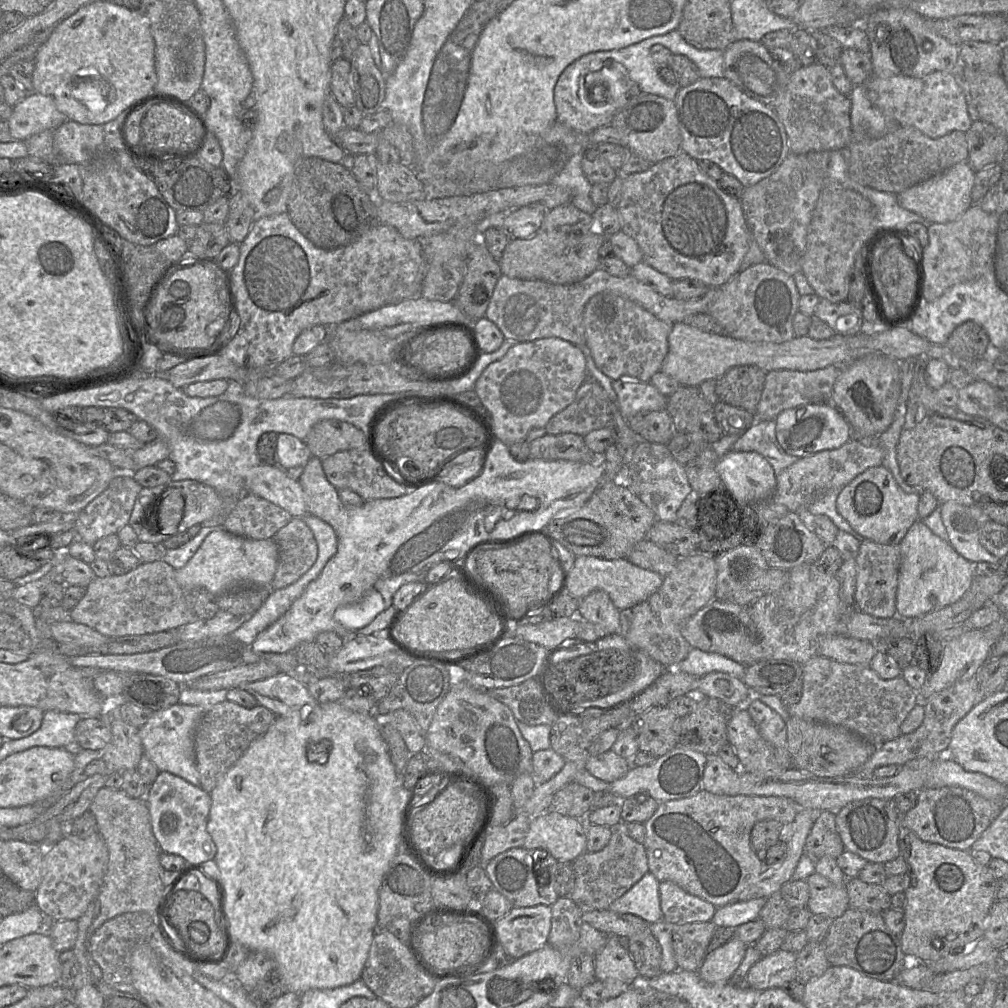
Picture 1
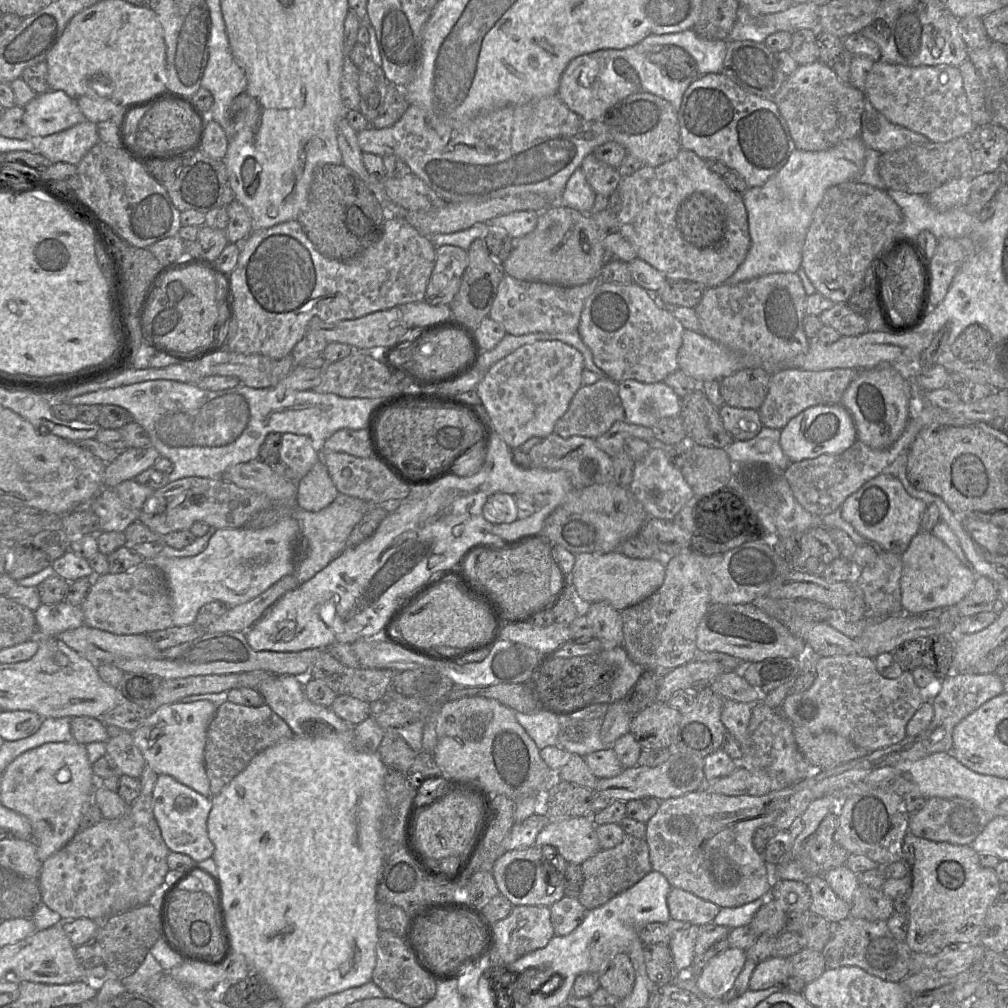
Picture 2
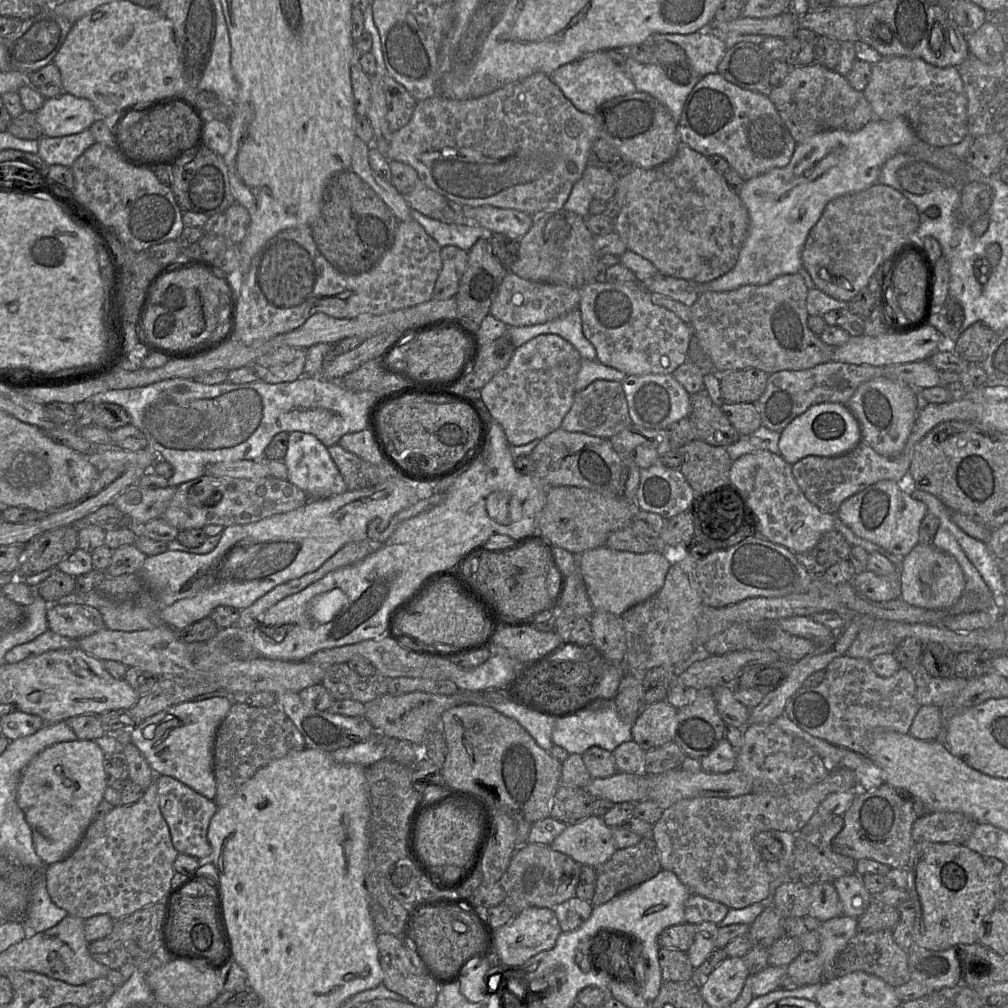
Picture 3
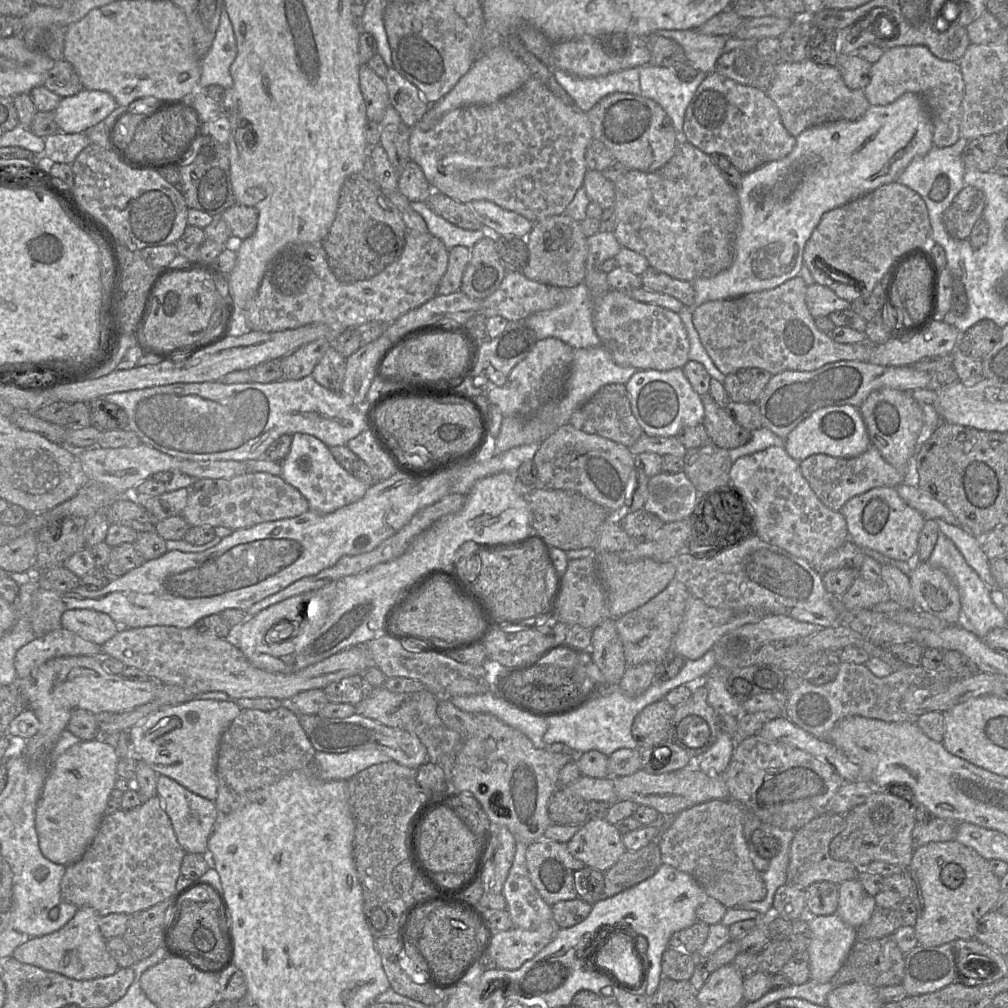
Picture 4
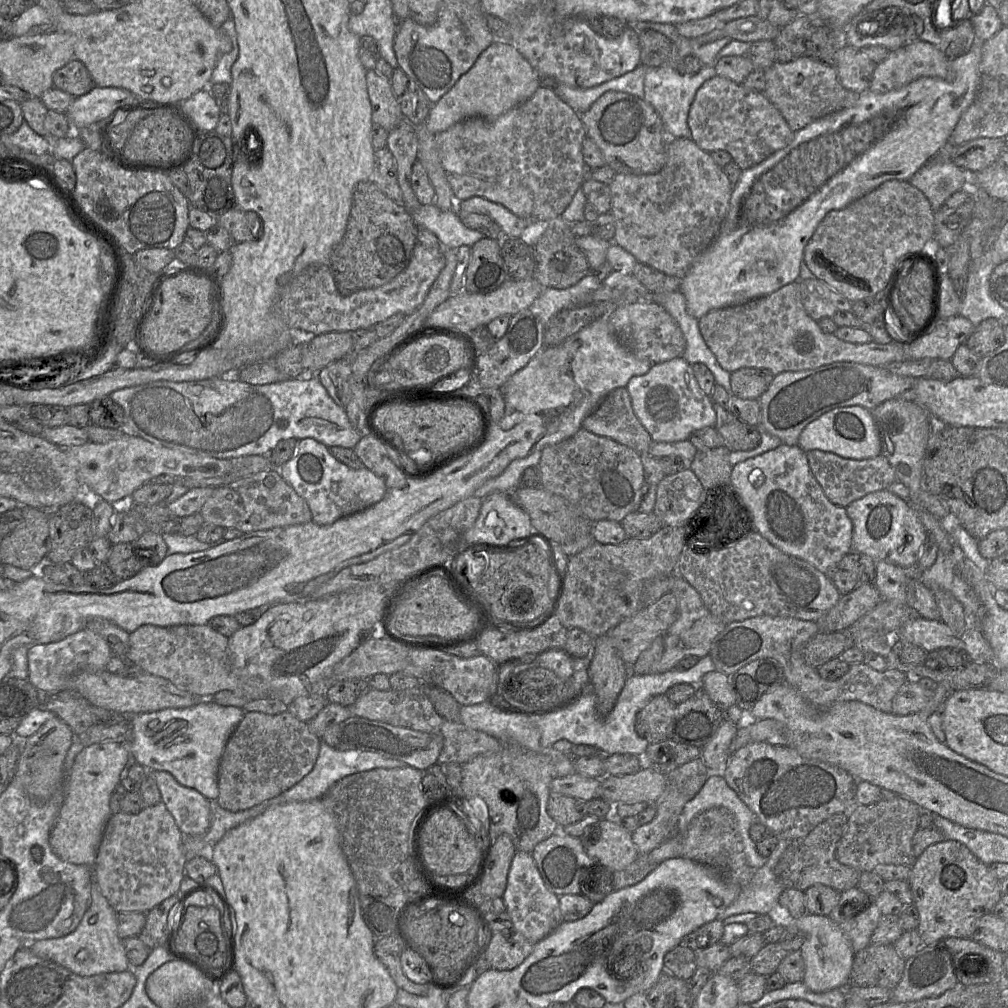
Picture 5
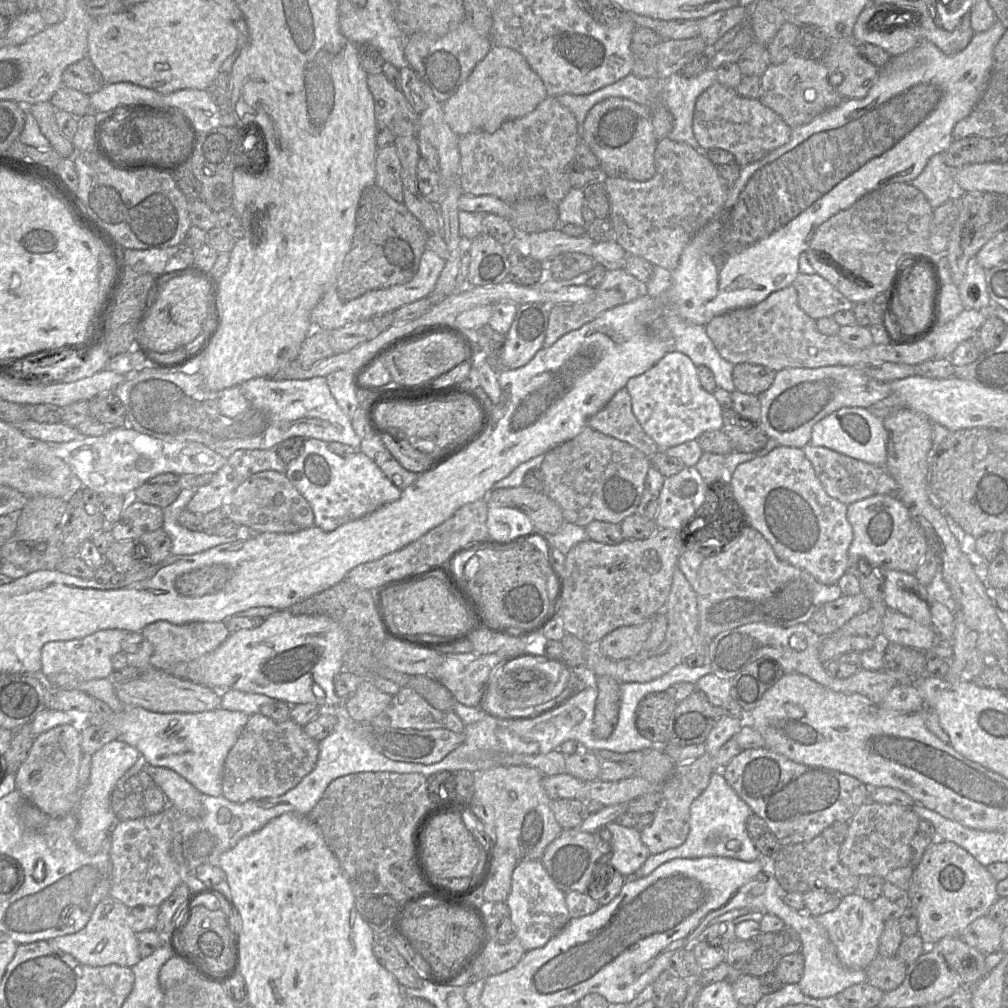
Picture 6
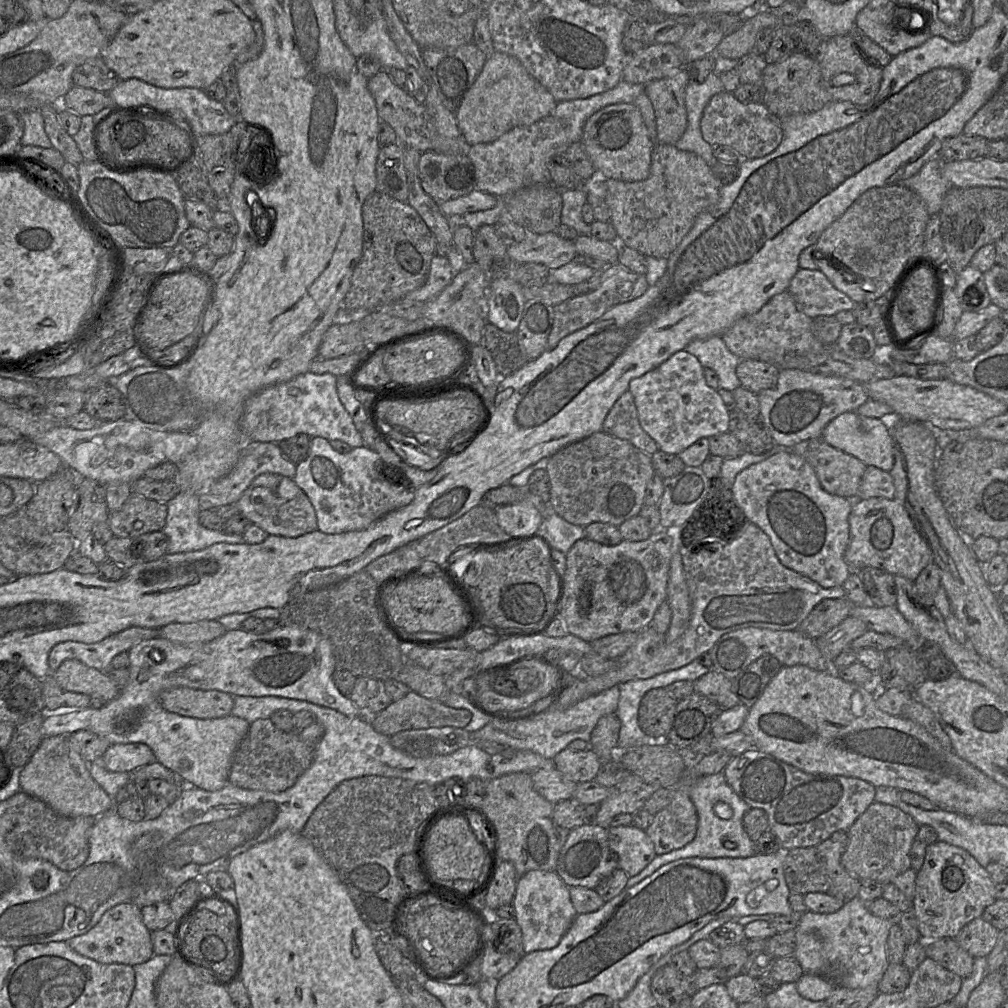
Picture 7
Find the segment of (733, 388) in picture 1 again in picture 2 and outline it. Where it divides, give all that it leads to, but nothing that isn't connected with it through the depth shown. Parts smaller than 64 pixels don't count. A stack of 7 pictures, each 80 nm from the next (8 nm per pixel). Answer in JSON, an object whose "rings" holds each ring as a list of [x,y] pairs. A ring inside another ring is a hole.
{"rings":[[[749,368],[722,378],[719,391],[725,405],[759,410],[768,394],[771,376],[761,368]]]}

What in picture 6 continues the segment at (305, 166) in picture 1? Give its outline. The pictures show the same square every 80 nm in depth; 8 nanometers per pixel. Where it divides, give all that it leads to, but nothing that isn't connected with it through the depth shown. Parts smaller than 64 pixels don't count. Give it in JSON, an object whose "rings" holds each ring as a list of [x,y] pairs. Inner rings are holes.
{"rings":[[[376,184],[364,188],[356,210],[351,248],[336,276],[336,294],[339,299],[350,301],[368,291],[410,281],[418,271],[428,235],[403,203],[393,200]]]}

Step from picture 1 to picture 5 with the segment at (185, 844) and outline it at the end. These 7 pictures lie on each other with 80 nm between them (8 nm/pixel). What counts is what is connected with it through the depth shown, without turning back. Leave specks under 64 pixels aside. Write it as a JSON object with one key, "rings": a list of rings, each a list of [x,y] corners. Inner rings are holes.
{"rings":[[[151,771],[161,793],[161,801],[183,835],[202,834],[212,821],[211,801],[193,788],[181,785],[169,772]]]}

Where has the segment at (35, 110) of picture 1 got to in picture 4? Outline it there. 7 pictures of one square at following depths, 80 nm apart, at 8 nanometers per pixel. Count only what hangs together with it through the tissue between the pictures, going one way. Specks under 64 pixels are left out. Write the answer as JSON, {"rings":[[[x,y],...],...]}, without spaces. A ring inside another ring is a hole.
{"rings":[[[83,89],[61,99],[53,111],[54,119],[60,132],[81,133],[103,121],[117,106],[107,92]]]}

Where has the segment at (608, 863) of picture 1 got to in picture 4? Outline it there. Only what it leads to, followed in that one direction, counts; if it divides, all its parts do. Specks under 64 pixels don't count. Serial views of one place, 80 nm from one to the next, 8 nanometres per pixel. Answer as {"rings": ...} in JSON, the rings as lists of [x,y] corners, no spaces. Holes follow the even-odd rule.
{"rings":[[[652,841],[639,850],[627,850],[612,867],[604,871],[604,887],[600,900],[612,897],[650,878],[661,864],[657,841]]]}

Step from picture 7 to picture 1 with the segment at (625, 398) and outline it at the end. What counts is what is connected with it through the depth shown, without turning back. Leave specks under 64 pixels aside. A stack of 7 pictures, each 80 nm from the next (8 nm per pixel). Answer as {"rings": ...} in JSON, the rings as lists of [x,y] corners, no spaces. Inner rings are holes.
{"rings":[[[586,380],[577,390],[573,402],[552,416],[544,429],[551,435],[573,433],[584,437],[593,430],[607,427],[614,413],[615,402],[608,397],[605,390],[596,381]]]}

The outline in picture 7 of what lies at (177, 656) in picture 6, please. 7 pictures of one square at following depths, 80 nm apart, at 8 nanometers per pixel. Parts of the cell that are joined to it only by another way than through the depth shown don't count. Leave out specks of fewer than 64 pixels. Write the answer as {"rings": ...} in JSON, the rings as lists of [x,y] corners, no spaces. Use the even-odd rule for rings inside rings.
{"rings":[[[218,620],[170,623],[159,629],[159,637],[174,643],[188,645],[210,642],[222,636],[226,631]]]}

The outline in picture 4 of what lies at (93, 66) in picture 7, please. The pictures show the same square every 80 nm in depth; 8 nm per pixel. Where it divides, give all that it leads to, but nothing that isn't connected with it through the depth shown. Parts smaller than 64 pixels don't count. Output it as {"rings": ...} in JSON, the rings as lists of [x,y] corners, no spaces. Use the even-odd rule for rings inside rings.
{"rings":[[[66,60],[56,61],[43,86],[60,97],[73,96],[84,89],[73,65]]]}

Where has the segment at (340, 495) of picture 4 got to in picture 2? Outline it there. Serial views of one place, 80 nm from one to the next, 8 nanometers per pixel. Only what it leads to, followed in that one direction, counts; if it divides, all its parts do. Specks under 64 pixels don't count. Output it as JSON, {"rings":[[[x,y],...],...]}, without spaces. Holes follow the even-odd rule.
{"rings":[[[284,433],[279,449],[279,461],[294,471],[297,482],[319,461],[319,451],[309,437]]]}

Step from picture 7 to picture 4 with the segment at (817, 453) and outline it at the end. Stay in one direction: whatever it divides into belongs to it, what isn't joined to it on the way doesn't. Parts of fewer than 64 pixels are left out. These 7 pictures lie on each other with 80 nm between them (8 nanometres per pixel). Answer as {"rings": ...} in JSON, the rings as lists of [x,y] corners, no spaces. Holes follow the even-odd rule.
{"rings":[[[871,445],[863,454],[855,458],[834,458],[815,454],[801,461],[799,466],[817,498],[833,511],[840,511],[847,501],[873,488],[896,488],[905,481],[905,477],[886,462],[880,452]]]}

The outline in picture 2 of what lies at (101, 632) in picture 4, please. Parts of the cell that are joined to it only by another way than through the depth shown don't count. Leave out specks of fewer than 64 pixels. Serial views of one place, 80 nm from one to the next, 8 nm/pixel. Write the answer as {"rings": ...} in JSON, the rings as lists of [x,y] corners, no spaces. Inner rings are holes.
{"rings":[[[65,600],[57,604],[41,604],[34,611],[38,636],[57,636],[60,633],[84,625],[80,606],[73,606]]]}

